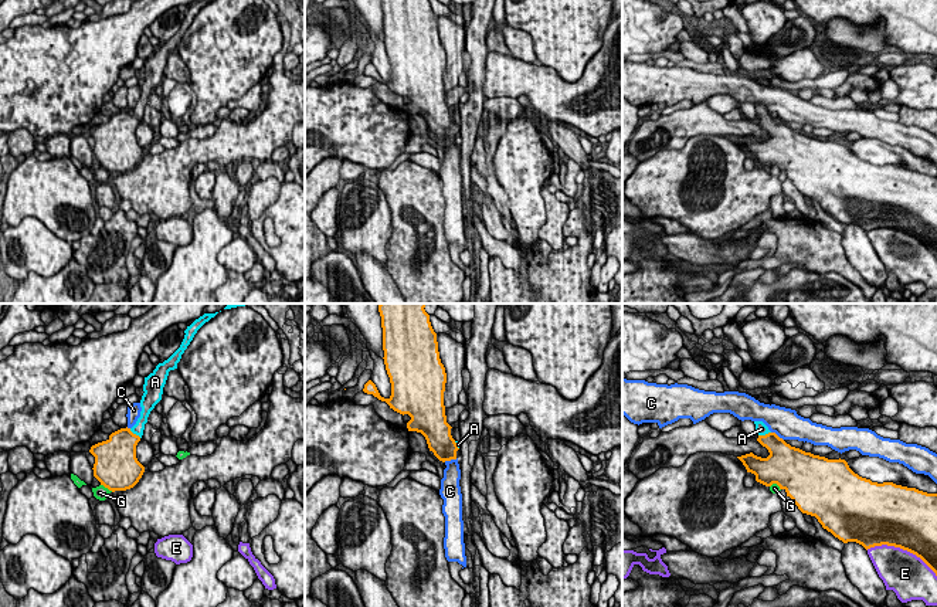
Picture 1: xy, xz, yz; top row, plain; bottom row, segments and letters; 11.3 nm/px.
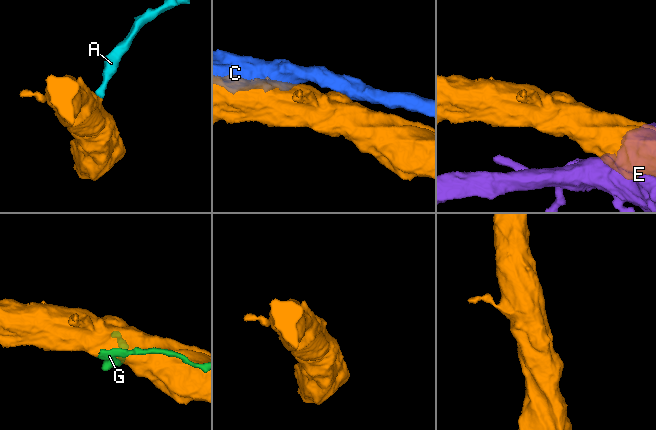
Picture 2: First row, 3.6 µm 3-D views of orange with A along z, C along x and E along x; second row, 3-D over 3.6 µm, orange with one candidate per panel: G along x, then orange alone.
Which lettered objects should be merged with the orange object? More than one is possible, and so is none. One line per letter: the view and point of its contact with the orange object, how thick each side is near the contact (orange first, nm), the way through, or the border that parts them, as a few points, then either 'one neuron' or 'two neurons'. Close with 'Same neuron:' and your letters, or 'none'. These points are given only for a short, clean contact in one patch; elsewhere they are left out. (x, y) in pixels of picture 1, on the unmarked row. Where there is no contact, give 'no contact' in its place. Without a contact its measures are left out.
A: meets orange in xy at (135, 117); 360 nm thick on the orange side, 130 nm on the other; runs through xy (119, 132), (135, 117), (138, 111); one neuron
C: meets orange in xz at (450, 142); 300 nm thick on the orange side, 190 nm on the other; two neurons
E: meets orange in yz at (902, 230); 500 nm thick on the orange side, 460 nm on the other; two neurons
G: meets orange in xy at (107, 169); 500 nm thick on the orange side, 160 nm on the other; two neurons
Same neuron: A

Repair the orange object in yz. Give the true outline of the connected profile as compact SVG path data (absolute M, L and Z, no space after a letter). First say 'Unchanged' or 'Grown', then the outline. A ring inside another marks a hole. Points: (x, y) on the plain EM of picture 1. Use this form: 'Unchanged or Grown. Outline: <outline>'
Grown. Outline: M754 104L754 106L758 115L757 123L768 132L770 138L761 140L750 135L737 140L743 145L747 155L756 157L757 165L765 169L777 166L802 196L815 199L824 211L843 225L856 224L866 233L882 227L900 230L920 240L937 258L937 176L927 176L893 165L872 165L855 156L845 142L828 142L805 135L791 129L775 115L771 115L763 104Z

